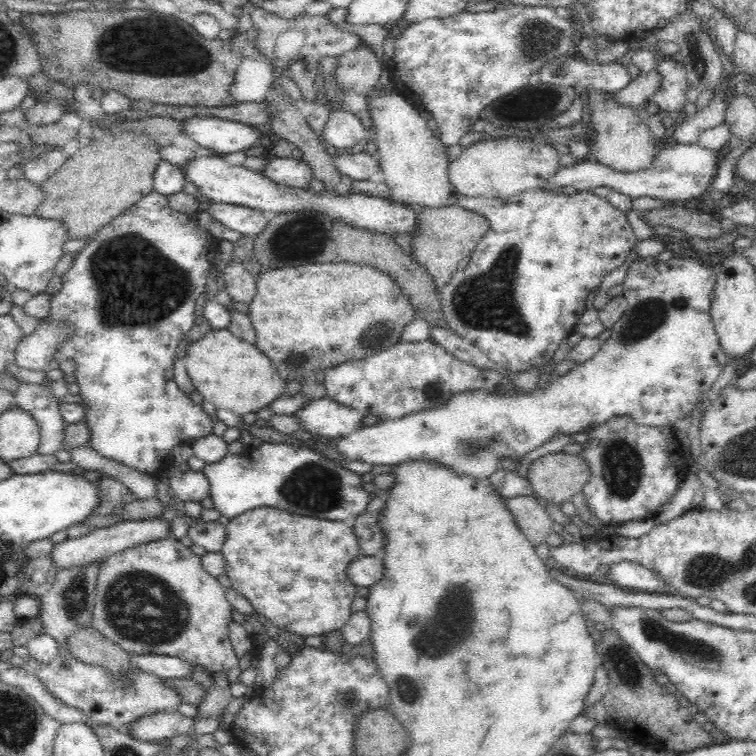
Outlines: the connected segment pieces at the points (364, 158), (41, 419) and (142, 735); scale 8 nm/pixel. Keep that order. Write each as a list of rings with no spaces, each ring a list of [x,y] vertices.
[[[366,150],[356,152],[356,154],[338,153],[334,155],[334,165],[340,174],[352,180],[370,179],[372,174],[381,170],[377,155],[369,154]]]
[[[21,382],[14,395],[14,404],[31,414],[40,426],[41,440],[36,453],[52,455],[65,444],[67,423],[60,415],[60,402],[50,388]]]
[[[176,710],[140,716],[128,729],[132,738],[148,743],[166,740],[179,734],[191,734],[194,726],[194,717],[184,716]]]

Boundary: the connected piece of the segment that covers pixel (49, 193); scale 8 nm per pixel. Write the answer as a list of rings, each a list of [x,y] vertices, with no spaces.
[[[106,130],[101,136],[90,142],[84,142],[82,147],[44,182],[40,189],[44,191],[44,202],[33,212],[38,218],[56,219],[68,227],[67,239],[81,239],[94,236],[103,226],[115,219],[121,212],[131,207],[137,200],[153,191],[153,178],[156,166],[162,162],[160,146],[148,137],[148,134],[136,131],[112,131]]]

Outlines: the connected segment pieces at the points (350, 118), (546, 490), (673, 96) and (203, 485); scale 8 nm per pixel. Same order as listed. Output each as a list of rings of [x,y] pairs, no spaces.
[[[335,107],[329,112],[322,134],[326,142],[338,151],[368,139],[368,131],[352,111]]]
[[[562,450],[533,460],[527,472],[535,498],[557,505],[570,501],[590,480],[590,467],[586,459]]]
[[[666,56],[658,62],[656,69],[660,73],[661,85],[651,100],[658,105],[659,110],[677,115],[687,104],[685,66],[679,59],[674,60]]]
[[[176,470],[169,478],[169,490],[182,502],[199,502],[208,496],[210,483],[202,471]]]

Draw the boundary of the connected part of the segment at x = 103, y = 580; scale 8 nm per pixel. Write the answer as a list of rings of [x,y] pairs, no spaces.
[[[160,538],[160,540],[152,540],[144,544],[137,544],[132,548],[127,548],[122,552],[111,554],[102,560],[95,586],[94,608],[92,613],[91,626],[108,640],[119,644],[129,654],[161,654],[166,656],[177,656],[182,660],[199,664],[202,668],[206,668],[212,674],[216,672],[228,672],[228,670],[238,665],[238,657],[234,653],[234,647],[230,643],[230,635],[228,635],[228,626],[232,620],[232,605],[226,598],[226,587],[218,582],[217,578],[207,574],[203,570],[201,556],[196,555],[190,547],[185,546],[176,538]]]

